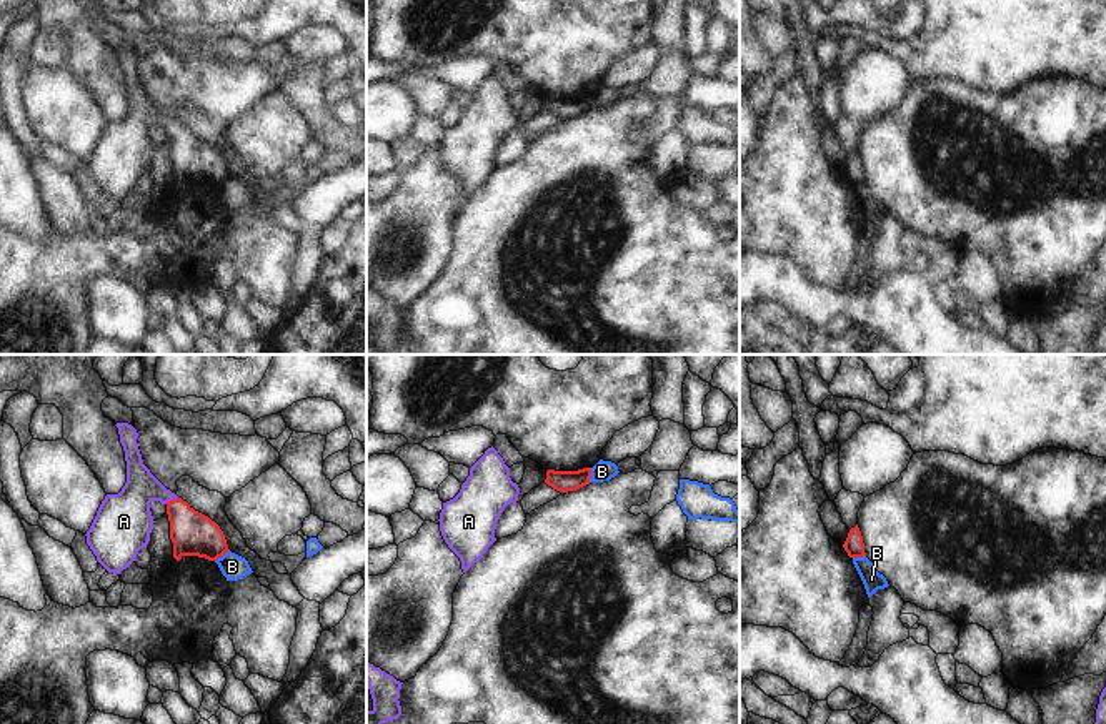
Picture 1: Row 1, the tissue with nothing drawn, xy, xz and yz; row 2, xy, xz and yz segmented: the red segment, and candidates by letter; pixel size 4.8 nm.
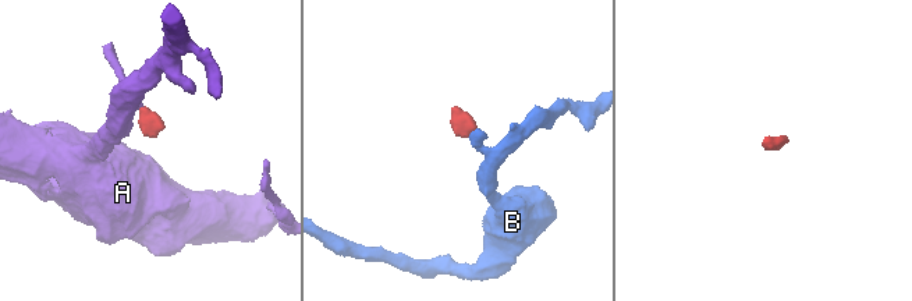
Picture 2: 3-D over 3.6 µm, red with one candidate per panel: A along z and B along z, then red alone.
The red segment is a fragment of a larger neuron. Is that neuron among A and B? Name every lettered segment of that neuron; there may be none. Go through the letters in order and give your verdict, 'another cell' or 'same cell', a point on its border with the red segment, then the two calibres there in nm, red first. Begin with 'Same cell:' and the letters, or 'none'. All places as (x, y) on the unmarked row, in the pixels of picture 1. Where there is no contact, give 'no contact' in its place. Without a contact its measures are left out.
Same cell: A
A: same cell | xy (174, 127) | 220/260 nm
B: another cell | xy (222, 182) | 220/120 nm

